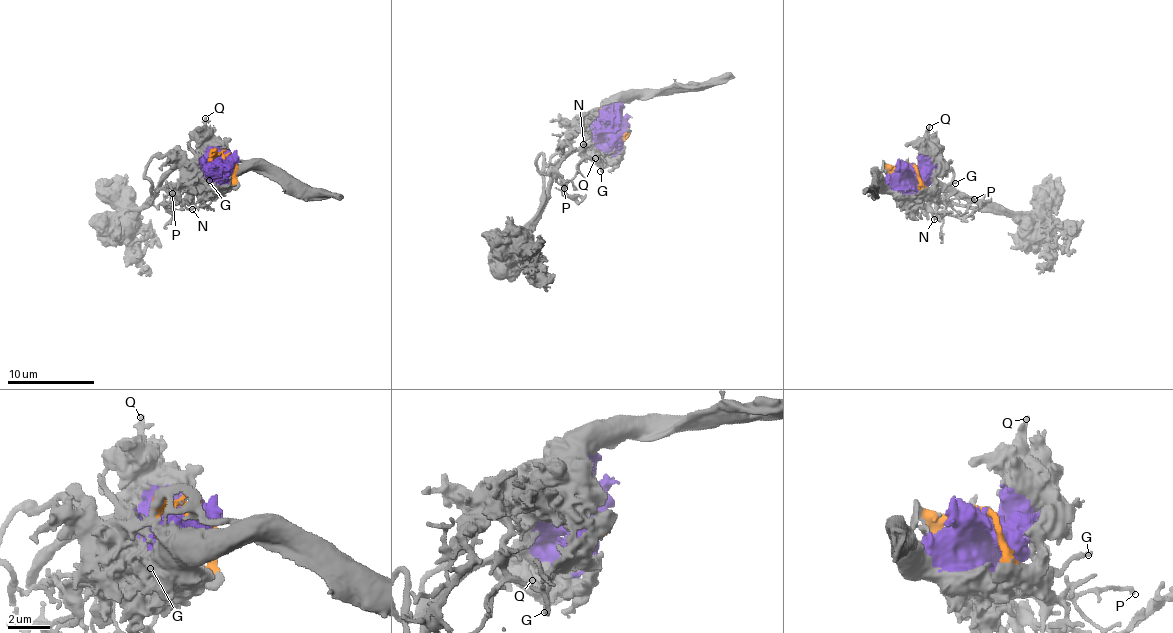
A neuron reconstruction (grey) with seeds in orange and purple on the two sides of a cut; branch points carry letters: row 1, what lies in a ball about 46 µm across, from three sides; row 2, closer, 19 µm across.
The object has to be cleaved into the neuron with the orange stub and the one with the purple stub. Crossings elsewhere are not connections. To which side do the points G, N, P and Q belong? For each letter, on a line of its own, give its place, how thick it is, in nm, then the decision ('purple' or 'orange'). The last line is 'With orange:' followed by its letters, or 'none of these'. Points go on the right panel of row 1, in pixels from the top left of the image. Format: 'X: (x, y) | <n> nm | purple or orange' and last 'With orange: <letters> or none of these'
G: (955, 183) | 200 nm | orange
N: (934, 219) | 200 nm | orange
P: (974, 199) | 140 nm | orange
Q: (929, 127) | 340 nm | purple
With orange: G, N, P

